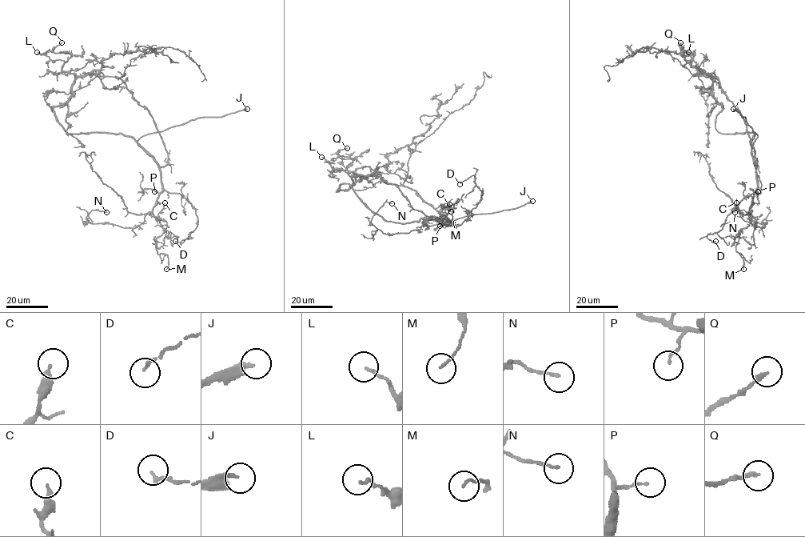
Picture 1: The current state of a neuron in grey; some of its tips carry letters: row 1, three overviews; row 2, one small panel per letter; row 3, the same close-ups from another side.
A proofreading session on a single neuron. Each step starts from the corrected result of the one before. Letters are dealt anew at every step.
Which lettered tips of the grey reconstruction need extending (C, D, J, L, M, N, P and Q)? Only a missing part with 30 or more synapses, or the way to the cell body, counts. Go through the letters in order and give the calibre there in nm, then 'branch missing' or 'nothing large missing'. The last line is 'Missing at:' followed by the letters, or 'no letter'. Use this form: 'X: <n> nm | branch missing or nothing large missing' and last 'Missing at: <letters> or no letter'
C: 280 nm | nothing large missing
D: 150 nm | nothing large missing
J: 220 nm | branch missing
L: 130 nm | nothing large missing
M: 90 nm | nothing large missing
N: 130 nm | nothing large missing
P: 100 nm | nothing large missing
Q: 200 nm | nothing large missing
Missing at: J

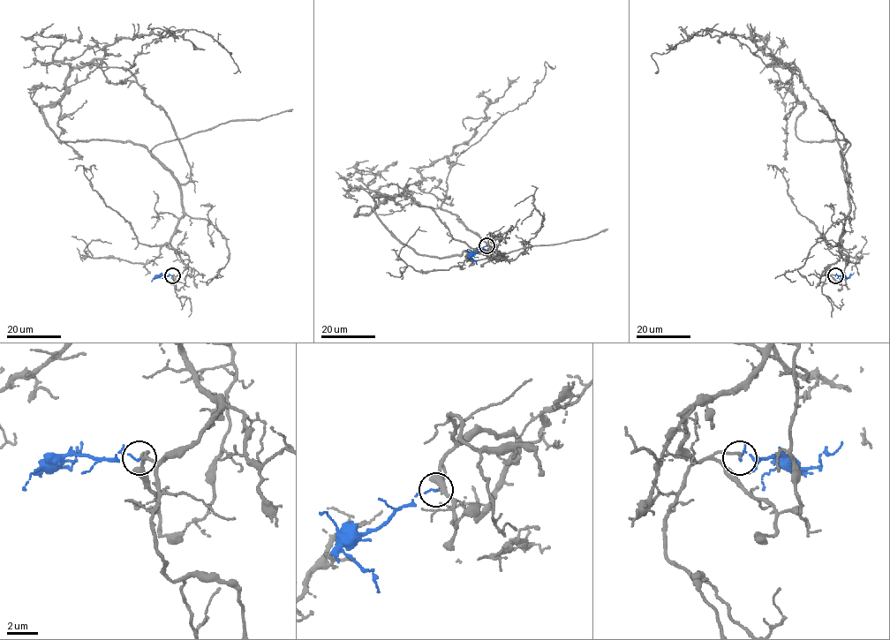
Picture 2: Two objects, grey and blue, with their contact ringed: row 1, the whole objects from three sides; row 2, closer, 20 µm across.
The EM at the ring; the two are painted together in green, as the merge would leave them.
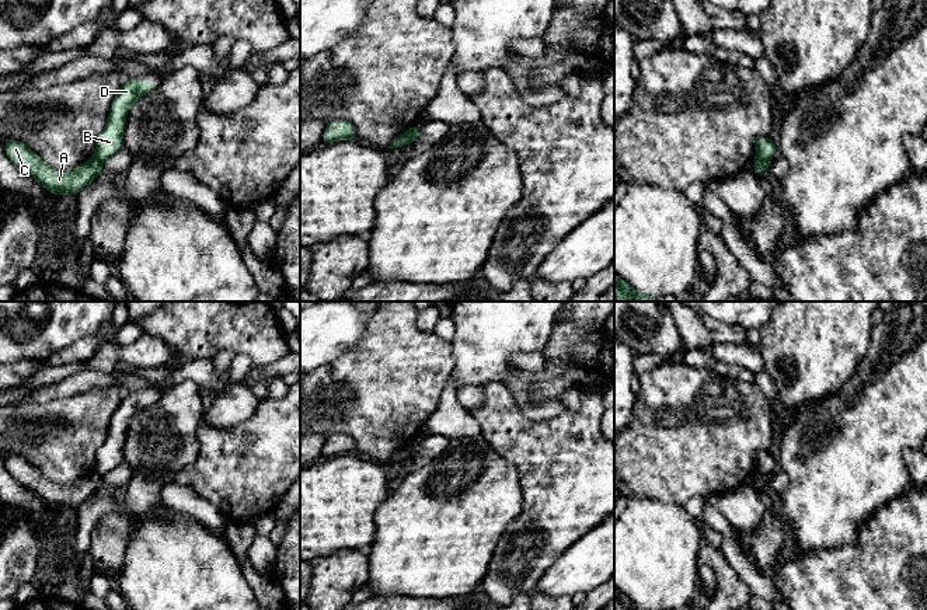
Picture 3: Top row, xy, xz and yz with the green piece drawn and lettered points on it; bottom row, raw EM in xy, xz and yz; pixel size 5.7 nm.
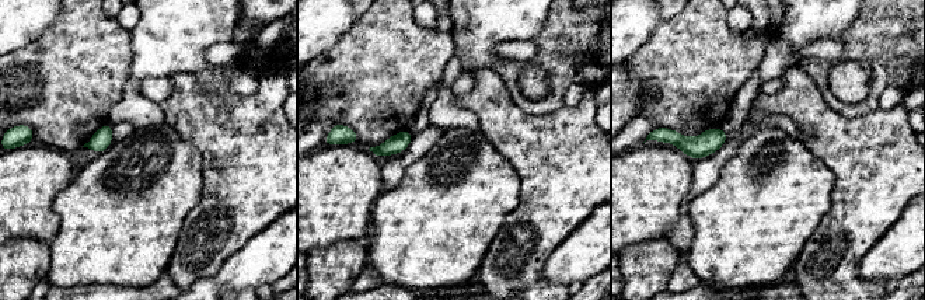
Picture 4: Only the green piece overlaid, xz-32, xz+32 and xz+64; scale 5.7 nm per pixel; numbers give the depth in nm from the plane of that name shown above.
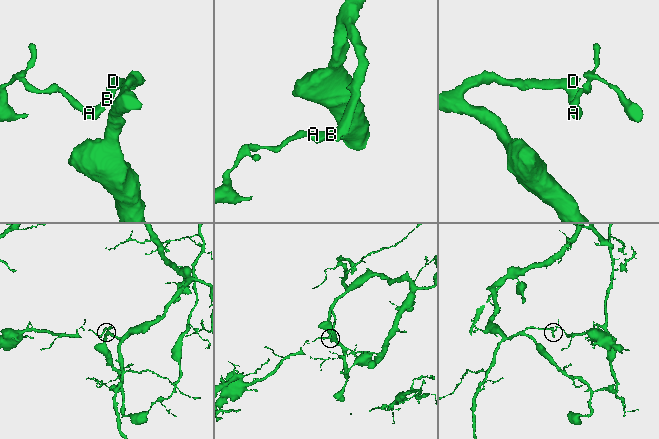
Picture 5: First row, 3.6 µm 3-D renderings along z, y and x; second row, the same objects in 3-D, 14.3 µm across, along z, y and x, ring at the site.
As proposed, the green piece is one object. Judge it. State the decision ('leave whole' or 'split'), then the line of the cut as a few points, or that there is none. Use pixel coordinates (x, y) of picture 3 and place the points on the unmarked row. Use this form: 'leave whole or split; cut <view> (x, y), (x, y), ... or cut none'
split; cut xz (413, 442), (410, 457)

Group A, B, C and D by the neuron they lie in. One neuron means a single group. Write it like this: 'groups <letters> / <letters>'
groups A C / B D

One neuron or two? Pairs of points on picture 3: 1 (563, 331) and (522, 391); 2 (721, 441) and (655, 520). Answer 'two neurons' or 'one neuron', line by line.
1: one neuron
2: two neurons

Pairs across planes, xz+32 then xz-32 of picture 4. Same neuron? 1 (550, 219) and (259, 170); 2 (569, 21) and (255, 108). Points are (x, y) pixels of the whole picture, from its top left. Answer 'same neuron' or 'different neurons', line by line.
1: same neuron
2: different neurons

